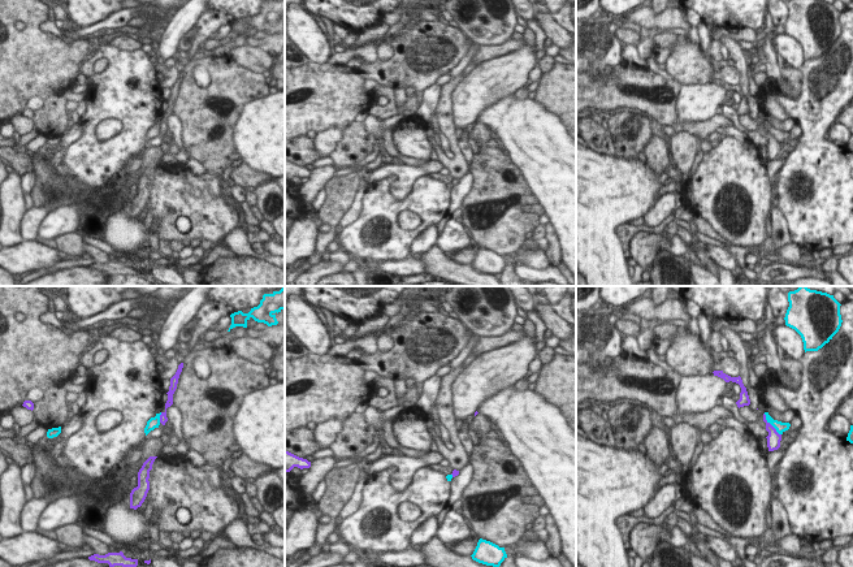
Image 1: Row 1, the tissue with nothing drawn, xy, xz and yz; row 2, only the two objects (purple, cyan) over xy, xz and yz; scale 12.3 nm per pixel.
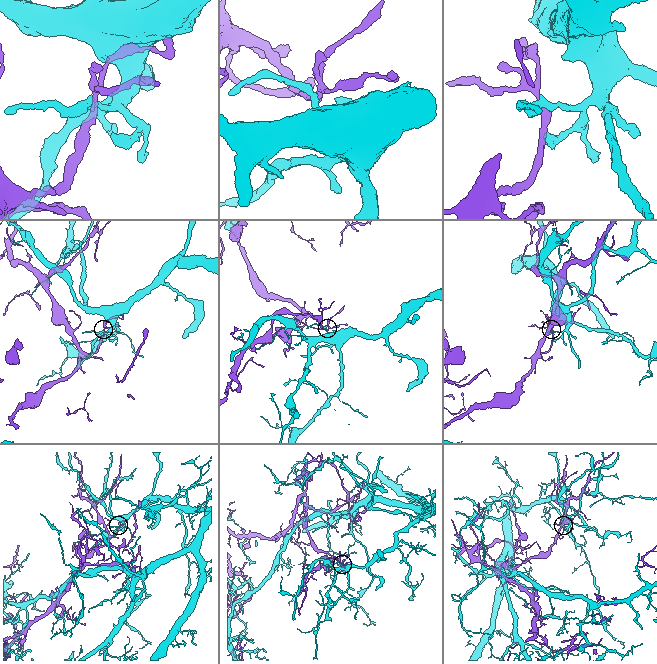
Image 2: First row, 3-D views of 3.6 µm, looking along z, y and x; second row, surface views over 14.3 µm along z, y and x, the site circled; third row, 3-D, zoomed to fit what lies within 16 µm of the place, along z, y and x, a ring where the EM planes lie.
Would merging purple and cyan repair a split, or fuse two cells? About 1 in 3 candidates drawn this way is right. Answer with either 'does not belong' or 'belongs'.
does not belong

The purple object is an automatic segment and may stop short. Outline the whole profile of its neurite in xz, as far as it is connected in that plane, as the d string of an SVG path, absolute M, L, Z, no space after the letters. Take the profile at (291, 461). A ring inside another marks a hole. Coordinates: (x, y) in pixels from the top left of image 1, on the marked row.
M285 450L285 472L290 472L294 467L298 467L300 469L309 468L311 462Z

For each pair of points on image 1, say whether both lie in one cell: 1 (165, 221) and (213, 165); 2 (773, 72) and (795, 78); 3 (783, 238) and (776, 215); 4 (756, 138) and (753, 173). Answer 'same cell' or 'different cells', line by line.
1: different cells
2: different cells
3: same cell
4: different cells

